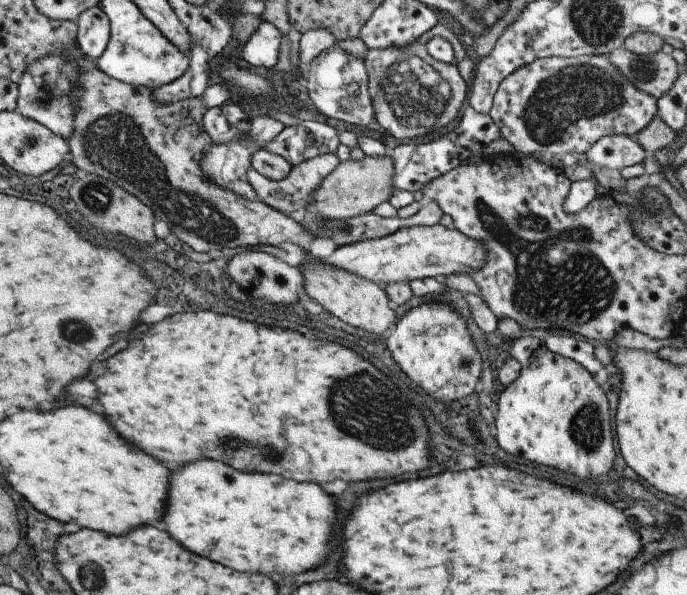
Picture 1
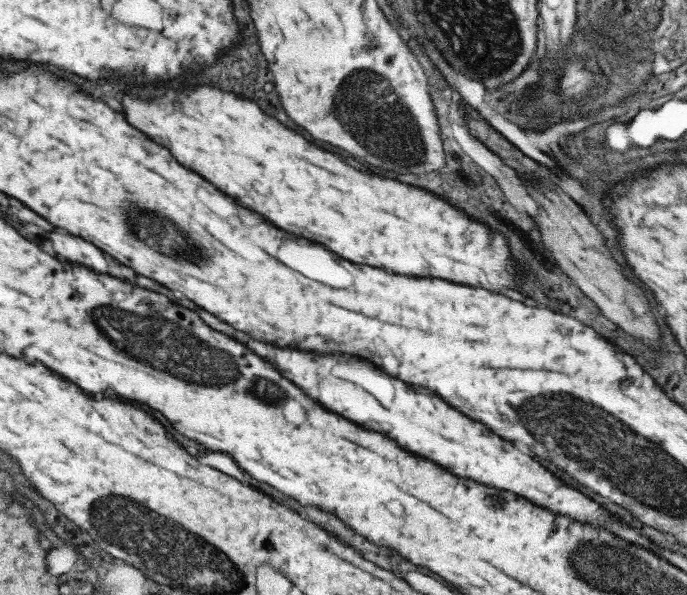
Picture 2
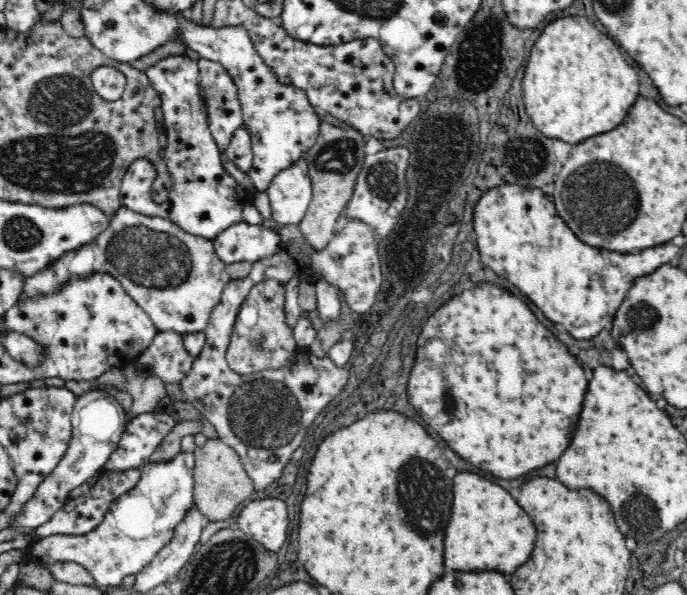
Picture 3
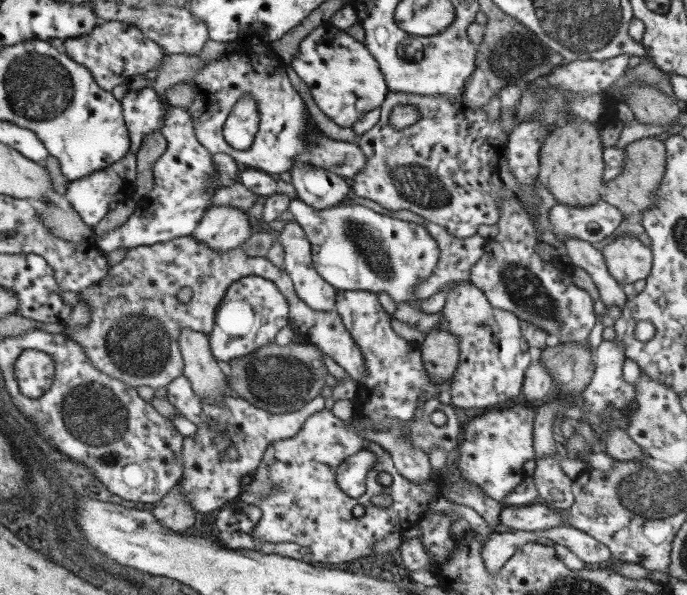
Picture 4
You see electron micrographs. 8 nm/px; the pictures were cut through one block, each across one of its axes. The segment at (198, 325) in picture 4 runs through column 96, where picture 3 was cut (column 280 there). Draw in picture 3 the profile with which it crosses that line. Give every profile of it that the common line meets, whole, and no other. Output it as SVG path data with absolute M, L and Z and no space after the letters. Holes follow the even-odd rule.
M278 280L258 282L246 296L246 302L238 312L238 322L230 338L230 348L226 352L226 360L236 374L262 374L262 370L280 370L286 368L286 364L294 356L298 344L294 338L294 328L286 324L284 286L286 284Z

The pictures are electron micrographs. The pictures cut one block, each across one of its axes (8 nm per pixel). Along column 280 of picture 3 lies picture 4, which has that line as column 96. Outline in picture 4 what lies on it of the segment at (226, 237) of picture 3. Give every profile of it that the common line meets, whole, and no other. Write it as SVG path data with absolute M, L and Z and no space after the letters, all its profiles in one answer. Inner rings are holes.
M169 106L165 122L161 126L161 134L167 140L165 152L153 162L153 188L141 202L137 202L137 212L133 212L115 232L101 236L95 242L95 250L99 254L109 254L117 248L137 248L137 246L153 246L157 242L169 242L175 238L191 236L199 226L203 214L211 208L211 198L217 188L213 186L215 164L213 154L197 142L195 132L191 128L191 120L185 108Z

